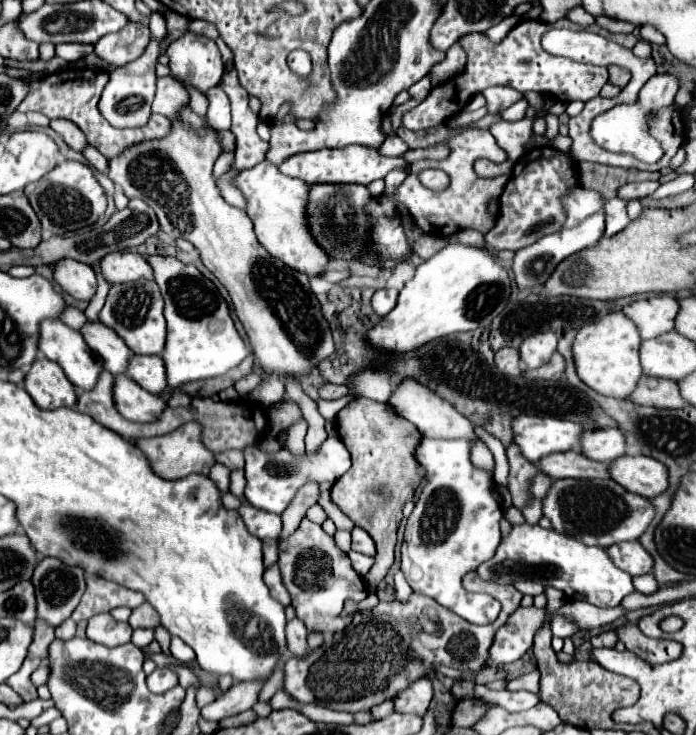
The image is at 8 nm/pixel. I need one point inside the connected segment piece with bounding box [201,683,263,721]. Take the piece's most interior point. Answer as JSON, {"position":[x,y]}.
{"position":[242,696]}

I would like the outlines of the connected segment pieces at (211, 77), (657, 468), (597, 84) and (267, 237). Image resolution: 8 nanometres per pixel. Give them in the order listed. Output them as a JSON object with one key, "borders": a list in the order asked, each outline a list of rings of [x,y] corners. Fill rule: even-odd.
{"borders":[[[[185,33],[167,48],[171,75],[183,79],[187,85],[207,91],[219,85],[225,71],[221,53],[213,39],[197,33]]],[[[623,455],[623,459],[615,459],[615,463],[611,463],[611,477],[619,485],[647,499],[669,489],[669,469],[657,459],[649,459],[645,455]]],[[[523,19],[519,25],[513,27],[513,31],[501,41],[501,43],[487,43],[483,39],[483,33],[471,33],[461,39],[465,51],[467,51],[467,65],[465,71],[449,79],[447,83],[433,87],[431,93],[425,97],[423,103],[419,103],[415,109],[407,111],[401,119],[405,129],[411,131],[423,131],[429,127],[435,127],[449,117],[461,113],[461,109],[467,105],[467,101],[475,95],[485,91],[493,85],[507,85],[517,89],[519,93],[535,91],[545,97],[551,97],[555,101],[589,101],[599,95],[601,87],[607,83],[609,75],[605,67],[595,67],[587,63],[579,63],[565,57],[553,57],[543,51],[541,47],[541,35],[549,31],[549,23],[537,21],[537,19]]],[[[265,159],[251,169],[241,171],[235,185],[243,191],[247,199],[247,215],[255,225],[255,233],[259,243],[279,261],[303,271],[307,275],[319,275],[323,265],[329,261],[327,255],[319,253],[319,247],[311,243],[311,235],[307,235],[307,225],[303,223],[303,203],[307,203],[307,183],[287,177],[279,171],[277,165]]]]}

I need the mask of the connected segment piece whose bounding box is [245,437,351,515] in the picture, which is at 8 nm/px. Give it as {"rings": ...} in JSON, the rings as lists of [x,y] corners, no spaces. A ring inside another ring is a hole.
{"rings":[[[329,437],[321,445],[321,449],[315,457],[311,457],[311,455],[295,457],[287,449],[281,449],[275,455],[267,455],[267,453],[261,453],[261,449],[257,447],[255,451],[245,453],[245,479],[247,479],[245,497],[253,507],[279,515],[285,511],[285,507],[291,503],[297,489],[307,479],[313,479],[317,483],[337,481],[345,471],[349,471],[349,467],[351,467],[351,455],[339,437]]]}

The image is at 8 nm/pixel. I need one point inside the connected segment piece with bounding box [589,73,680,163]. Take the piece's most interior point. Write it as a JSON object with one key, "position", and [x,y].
{"position":[626,128]}

